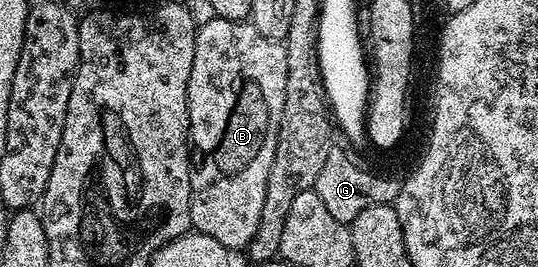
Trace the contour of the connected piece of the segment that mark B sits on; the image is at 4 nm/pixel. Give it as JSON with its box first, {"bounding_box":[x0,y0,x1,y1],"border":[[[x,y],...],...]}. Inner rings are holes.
{"bounding_box":[189,16,287,251],"border":[[[210,16],[209,21],[202,20],[195,39],[195,59],[191,63],[191,79],[189,80],[189,139],[191,142],[191,199],[189,200],[189,224],[203,235],[211,235],[223,243],[230,251],[248,250],[251,239],[259,227],[259,219],[263,215],[263,199],[267,195],[267,175],[271,175],[271,159],[275,159],[277,150],[277,132],[281,126],[283,115],[283,95],[287,91],[287,51],[280,41],[272,41],[259,31],[248,20],[232,21],[222,17]]]}

